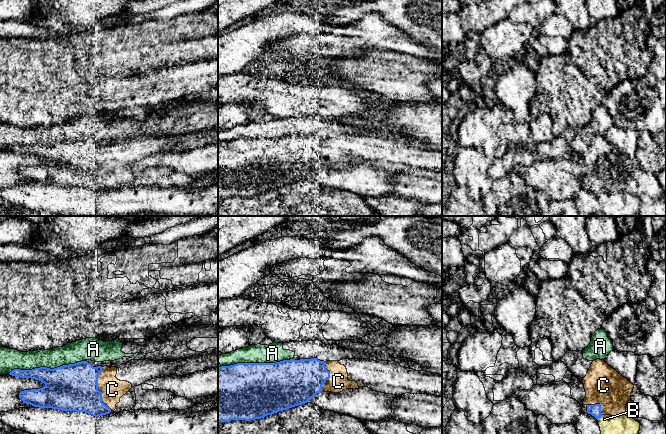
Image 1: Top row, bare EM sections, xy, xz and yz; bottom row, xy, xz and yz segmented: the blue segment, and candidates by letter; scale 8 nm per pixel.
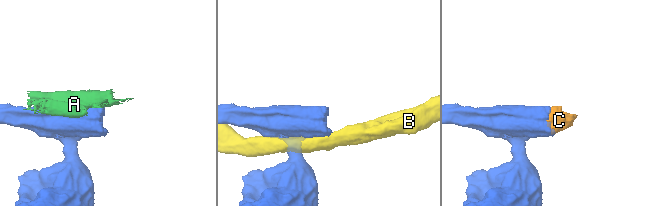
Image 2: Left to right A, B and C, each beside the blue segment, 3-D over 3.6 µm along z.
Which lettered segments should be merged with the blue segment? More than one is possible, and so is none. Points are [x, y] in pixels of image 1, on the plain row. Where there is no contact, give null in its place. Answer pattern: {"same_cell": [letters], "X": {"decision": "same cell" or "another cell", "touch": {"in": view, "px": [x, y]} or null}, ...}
{"same_cell": ["C"], "A": {"decision": "another cell", "touch": {"in": "xy", "px": [45, 143]}}, "B": {"decision": "another cell", "touch": {"in": "yz", "px": [599, 193]}}, "C": {"decision": "same cell", "touch": {"in": "xy", "px": [97, 165]}}}

